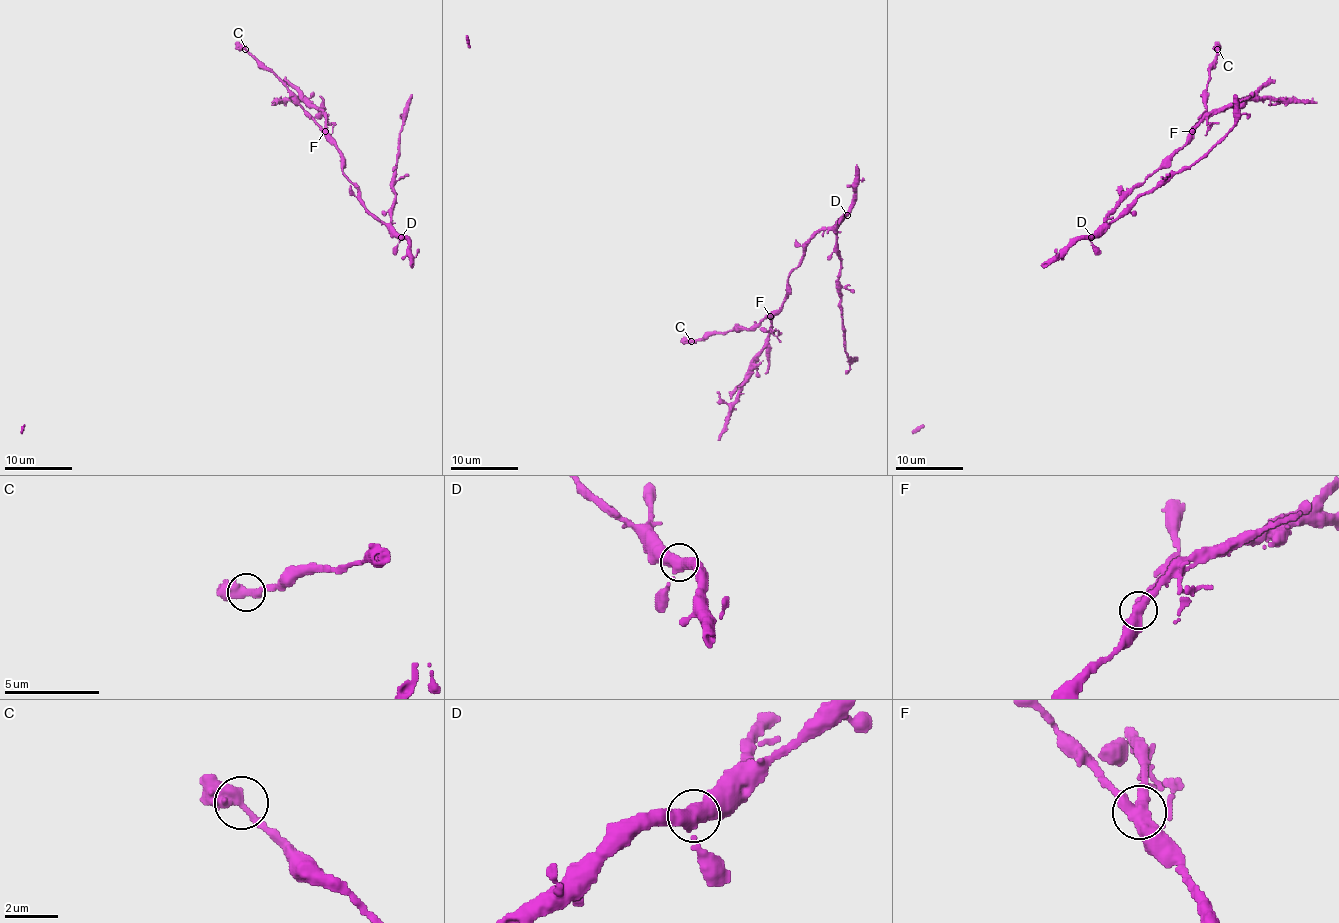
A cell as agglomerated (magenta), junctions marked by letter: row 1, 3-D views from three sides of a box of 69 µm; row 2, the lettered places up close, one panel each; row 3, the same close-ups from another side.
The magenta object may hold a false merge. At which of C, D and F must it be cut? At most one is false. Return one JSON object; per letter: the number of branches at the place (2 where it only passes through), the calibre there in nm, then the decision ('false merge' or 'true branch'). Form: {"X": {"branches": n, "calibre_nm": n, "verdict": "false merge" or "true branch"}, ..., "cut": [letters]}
{"C": {"branches": 2, "calibre_nm": 440, "verdict": "true branch"}, "D": {"branches": 3, "calibre_nm": 440, "verdict": "true branch"}, "F": {"branches": 3, "calibre_nm": 440, "verdict": "false merge"}, "cut": ["F"]}

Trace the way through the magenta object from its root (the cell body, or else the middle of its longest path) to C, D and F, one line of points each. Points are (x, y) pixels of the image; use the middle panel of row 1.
C: (855, 166), (850, 208), (809, 240), (789, 274), (782, 306), (750, 328), (706, 333), (691, 341)
D: (855, 166), (855, 198), (847, 215)
F: (855, 166), (855, 198), (850, 208), (809, 240), (801, 262), (789, 274), (786, 301), (771, 316)

